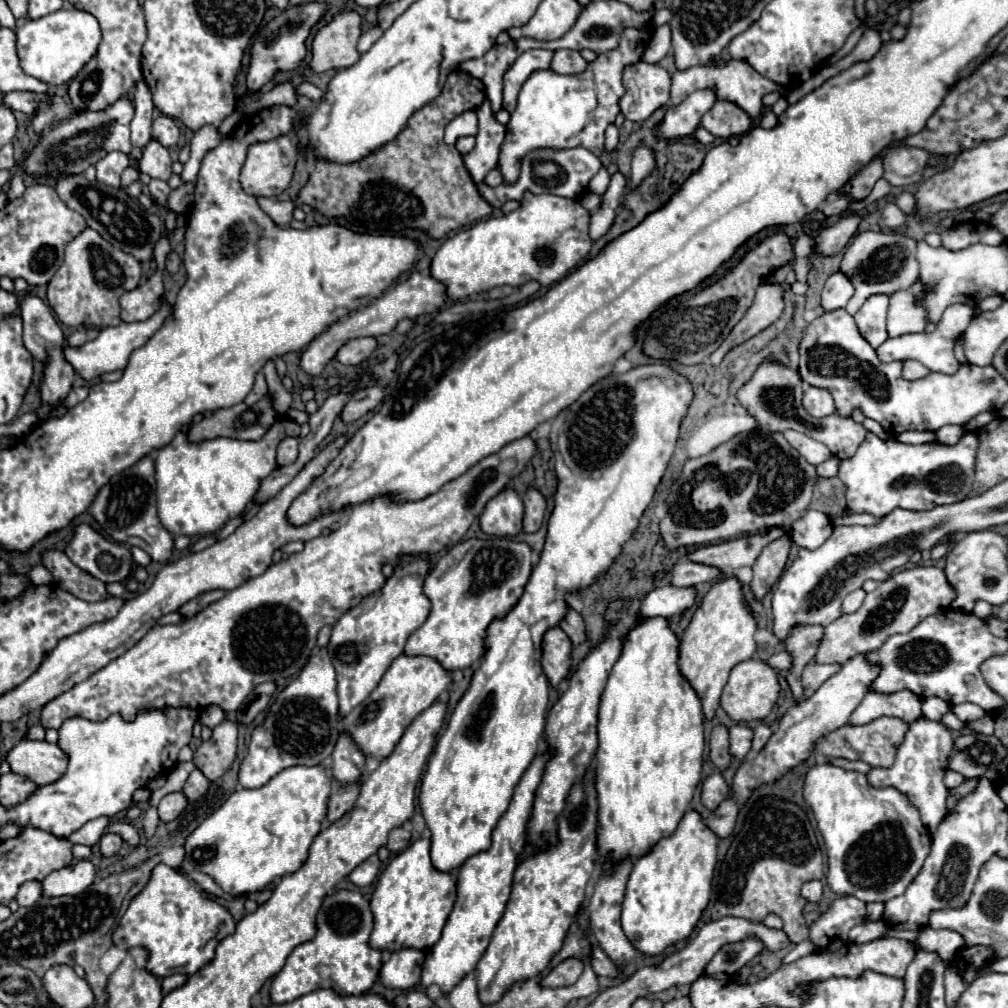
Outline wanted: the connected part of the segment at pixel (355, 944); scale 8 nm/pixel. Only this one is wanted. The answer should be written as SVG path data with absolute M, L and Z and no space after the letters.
M340 890L328 896L318 912L318 932L312 940L296 946L284 968L276 974L270 998L274 1004L292 1002L318 988L334 988L340 994L364 994L376 982L382 968L382 950L372 948L368 938L374 928L370 902L360 892Z

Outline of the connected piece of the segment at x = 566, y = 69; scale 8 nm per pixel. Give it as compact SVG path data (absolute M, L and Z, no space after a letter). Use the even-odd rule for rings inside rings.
M556 50L552 56L550 70L558 74L576 74L586 68L586 60L580 56L578 50Z

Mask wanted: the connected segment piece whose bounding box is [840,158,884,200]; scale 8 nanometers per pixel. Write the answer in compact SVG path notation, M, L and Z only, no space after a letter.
M874 158L852 180L848 180L848 184L840 192L848 192L854 200L864 200L872 192L874 184L882 178L882 174L884 174L882 158Z

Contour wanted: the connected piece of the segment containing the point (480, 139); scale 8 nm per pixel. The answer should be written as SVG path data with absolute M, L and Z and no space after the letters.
M484 100L484 104L476 112L480 132L476 134L476 146L464 156L464 164L472 174L474 182L482 182L488 170L492 170L498 164L500 148L506 136L506 126L494 120L494 112L490 110L488 100Z

